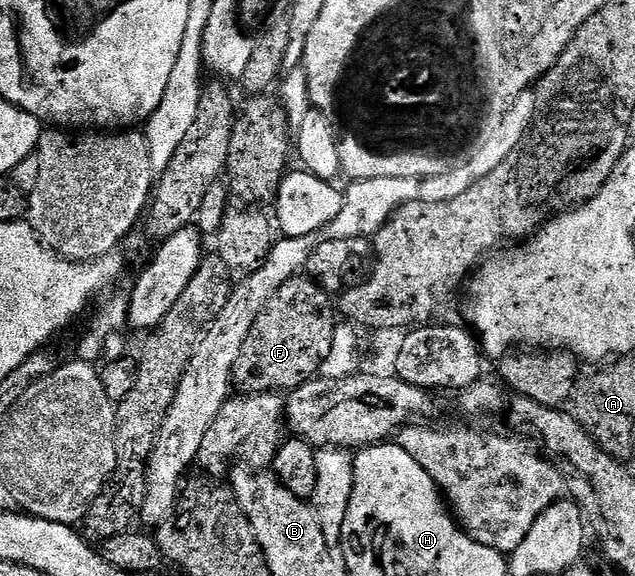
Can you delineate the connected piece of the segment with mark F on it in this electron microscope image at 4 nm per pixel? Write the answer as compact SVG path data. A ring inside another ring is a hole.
M297 275L285 282L248 329L244 349L236 357L233 386L241 394L255 395L265 391L289 393L311 382L332 350L338 315L331 299L331 294L309 276Z

